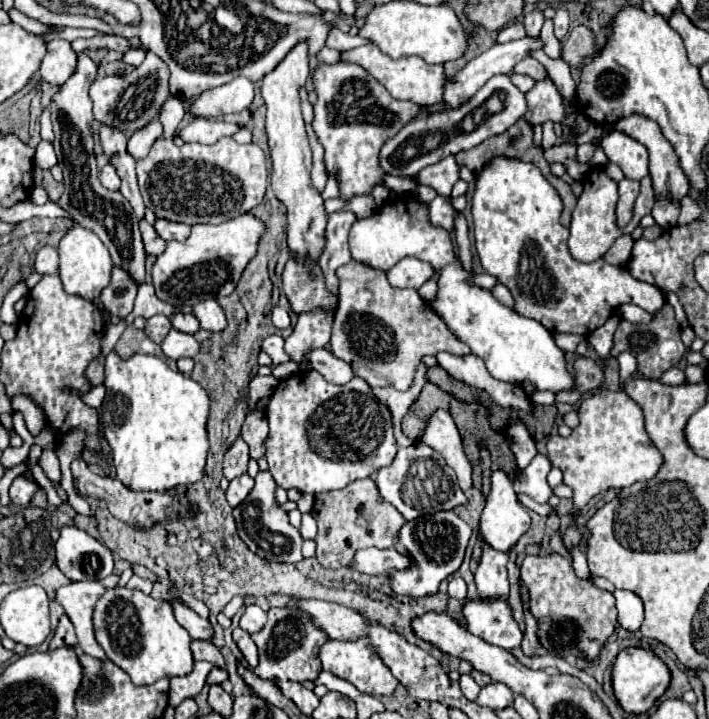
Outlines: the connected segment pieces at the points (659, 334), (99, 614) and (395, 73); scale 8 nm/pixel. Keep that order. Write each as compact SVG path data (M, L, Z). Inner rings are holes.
M663 304L663 308L661 308L657 314L653 314L653 318L651 318L649 322L633 324L633 322L629 322L629 320L621 320L619 326L617 326L617 332L615 332L615 346L613 346L613 350L611 350L611 356L617 358L617 356L619 356L621 352L625 352L625 350L631 352L631 354L637 358L637 362L639 362L639 368L637 368L637 370L639 370L643 376L647 376L647 378L661 378L661 374L663 374L665 370L669 370L671 366L675 366L675 364L683 358L683 354L687 352L687 348L685 348L683 342L681 342L681 326L679 326L679 322L675 320L673 306L671 306L671 304ZM665 340L677 342L677 348L671 350L671 356L665 356L665 354L663 354L661 344L663 344Z
M125 586L107 588L95 604L93 626L95 638L107 658L123 668L137 686L153 684L163 676L185 676L193 670L193 654L189 648L191 636L177 624L173 606L165 600L155 600L141 590Z
M365 44L365 46L343 52L341 62L353 62L353 64L363 66L397 100L411 100L419 106L425 106L425 104L441 102L441 98L443 98L443 86L447 82L447 78L443 74L443 66L441 64L425 64L425 60L421 60L419 56L403 56L403 58L393 60L393 58L385 56L375 44Z

